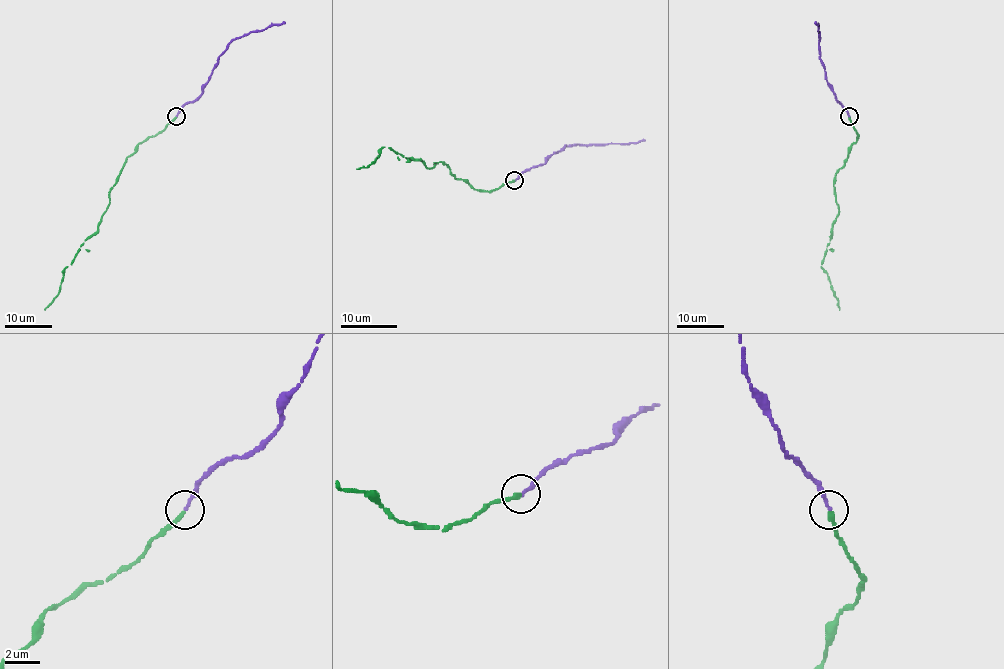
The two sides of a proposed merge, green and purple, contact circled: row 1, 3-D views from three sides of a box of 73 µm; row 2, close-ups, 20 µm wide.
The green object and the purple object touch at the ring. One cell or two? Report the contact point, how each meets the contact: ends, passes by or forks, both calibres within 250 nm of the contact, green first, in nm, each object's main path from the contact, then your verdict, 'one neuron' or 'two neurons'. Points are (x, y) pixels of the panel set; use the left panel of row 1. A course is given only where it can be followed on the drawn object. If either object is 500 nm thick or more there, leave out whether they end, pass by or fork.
place (176, 116); green ends; purple ends; calibres 280 and 200 nm; course green (176, 116), (162, 131), (140, 142), (127, 158), (110, 190), (97, 231), (66, 267), (57, 296), (44, 309); course purple (176, 116), (186, 103), (193, 102), (201, 94), (219, 56), (233, 40), (285, 23); one neuron

